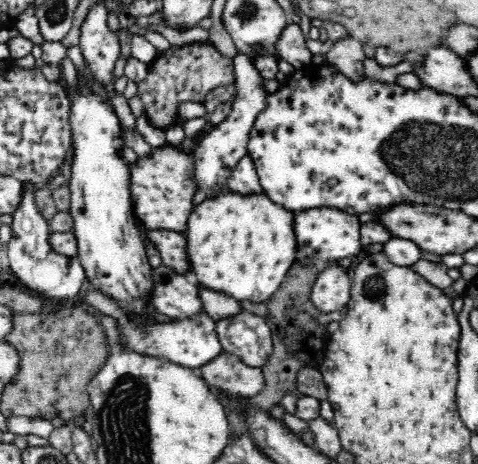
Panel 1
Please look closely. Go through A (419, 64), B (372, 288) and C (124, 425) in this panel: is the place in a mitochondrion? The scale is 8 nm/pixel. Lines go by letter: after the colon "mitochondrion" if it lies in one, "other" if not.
A: other
B: mitochondrion
C: mitochondrion

